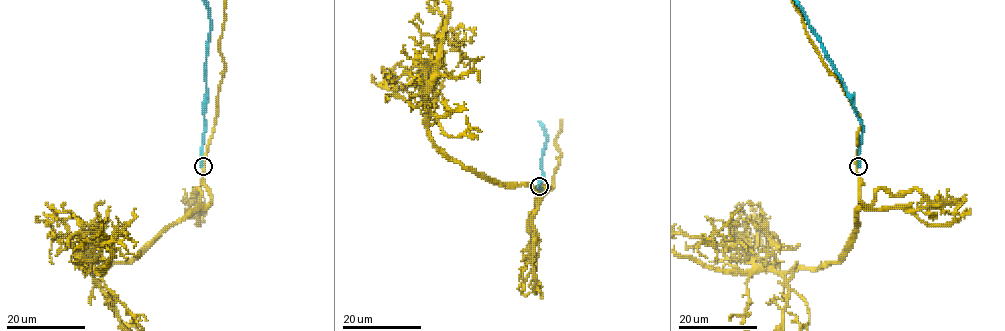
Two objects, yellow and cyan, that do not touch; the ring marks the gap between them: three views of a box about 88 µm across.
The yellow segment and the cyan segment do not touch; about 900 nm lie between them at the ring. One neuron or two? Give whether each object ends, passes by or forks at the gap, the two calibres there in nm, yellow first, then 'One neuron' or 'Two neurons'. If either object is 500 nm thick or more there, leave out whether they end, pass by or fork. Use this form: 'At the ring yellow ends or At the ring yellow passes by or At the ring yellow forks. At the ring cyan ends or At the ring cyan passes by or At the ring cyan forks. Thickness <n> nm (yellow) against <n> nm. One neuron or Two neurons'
At the ring yellow passes by. At the ring cyan ends. Thickness 320 nm (yellow) against 340 nm. Two neurons

